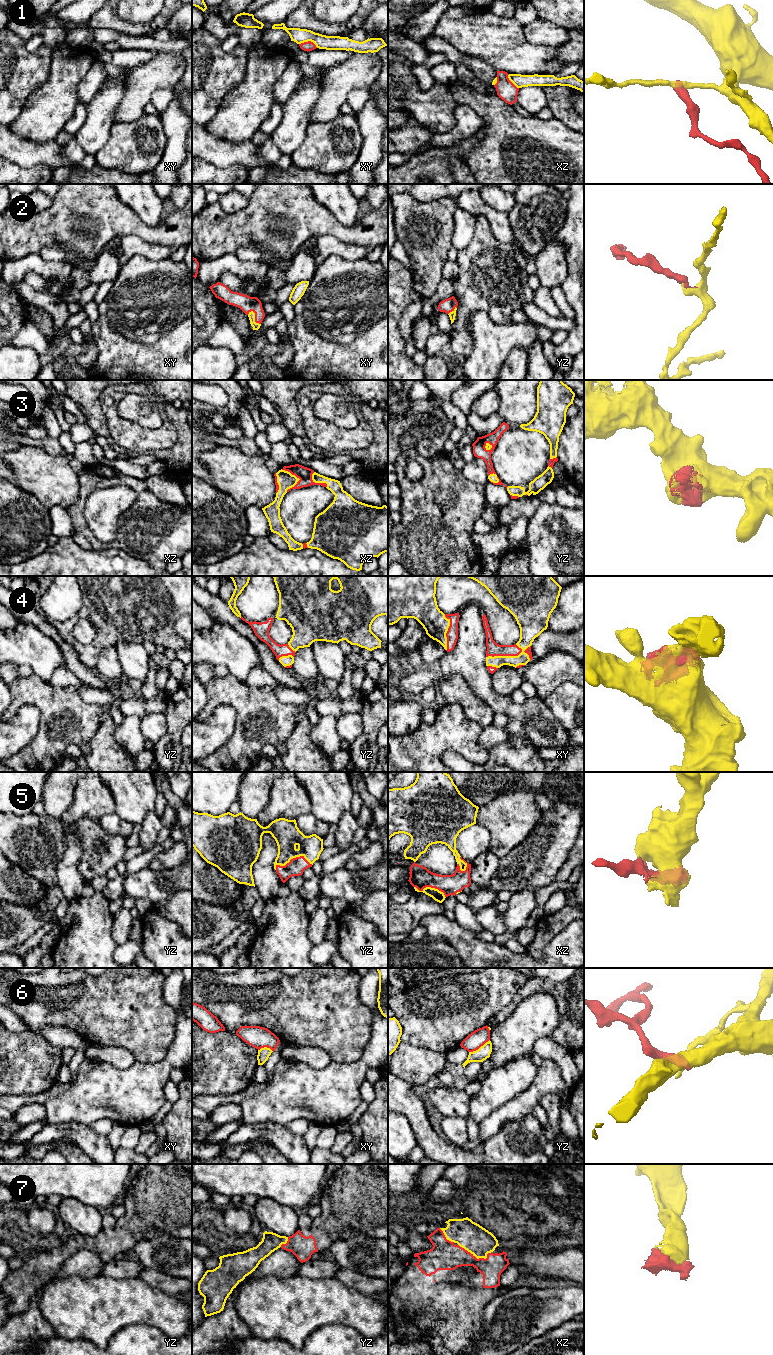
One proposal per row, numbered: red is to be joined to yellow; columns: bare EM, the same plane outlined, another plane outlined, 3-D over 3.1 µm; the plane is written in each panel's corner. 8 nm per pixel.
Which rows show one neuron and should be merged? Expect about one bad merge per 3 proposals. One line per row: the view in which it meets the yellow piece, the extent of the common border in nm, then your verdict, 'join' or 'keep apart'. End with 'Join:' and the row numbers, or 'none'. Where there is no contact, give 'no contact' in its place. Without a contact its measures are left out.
1: meets yellow in xy; contact 160 nm long; keep apart
2: meets yellow in xy; contact 140 nm long; join
3: meets yellow in xz; contact 190 nm long; join
4: meets yellow in xy; contact 380 nm long; join
5: meets yellow in yz; contact 300 nm long; join
6: meets yellow in yz; contact 200 nm long; keep apart
7: meets yellow in xz; contact 280 nm long; join
Join: 2, 3, 4, 5, 7

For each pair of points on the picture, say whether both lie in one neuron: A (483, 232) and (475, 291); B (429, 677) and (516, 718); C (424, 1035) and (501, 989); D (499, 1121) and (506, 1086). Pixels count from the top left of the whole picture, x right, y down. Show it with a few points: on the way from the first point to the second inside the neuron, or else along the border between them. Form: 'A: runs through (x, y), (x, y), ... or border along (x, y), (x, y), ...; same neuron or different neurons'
A: runs through (483, 247), (483, 276); same neuron
B: border along (470, 687), (494, 712); different neurons
C: runs through (444, 1018), (483, 1008); same neuron
D: border along (522, 1093), (496, 1108), (483, 1120); different neurons

